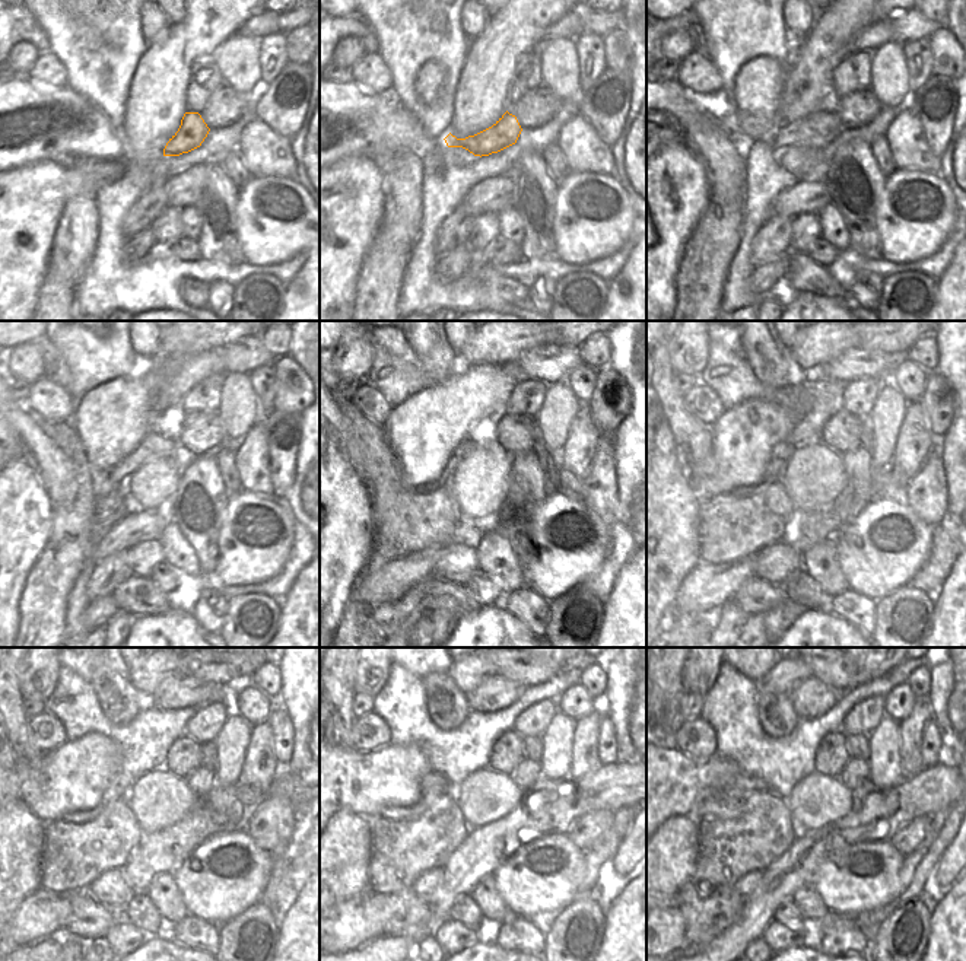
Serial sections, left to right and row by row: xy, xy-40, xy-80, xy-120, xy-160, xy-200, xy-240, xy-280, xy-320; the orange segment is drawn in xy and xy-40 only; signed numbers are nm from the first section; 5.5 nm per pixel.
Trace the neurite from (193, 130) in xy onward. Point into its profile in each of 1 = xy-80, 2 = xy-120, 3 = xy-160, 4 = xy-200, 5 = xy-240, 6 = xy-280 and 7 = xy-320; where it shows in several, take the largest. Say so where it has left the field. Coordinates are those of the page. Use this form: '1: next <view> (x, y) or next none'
1: next xy-80 (817, 130)
2: next xy-120 (156, 445)
3: next xy-160 (445, 477)
4: next xy-200 (774, 471)
5: next xy-240 (118, 788)
6: next xy-280 (432, 786)
7: next xy-320 (725, 804)

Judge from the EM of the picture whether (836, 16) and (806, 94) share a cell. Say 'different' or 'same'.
same

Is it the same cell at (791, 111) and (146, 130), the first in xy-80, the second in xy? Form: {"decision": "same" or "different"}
{"decision": "same"}

